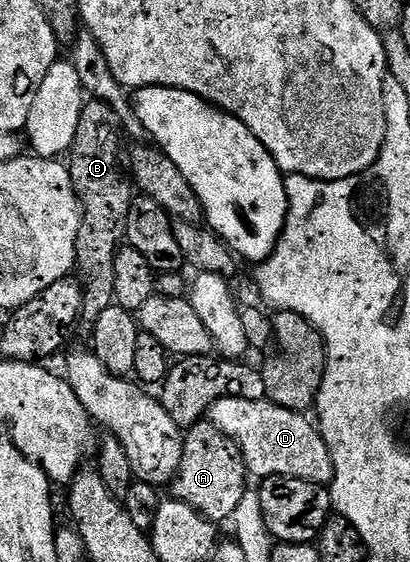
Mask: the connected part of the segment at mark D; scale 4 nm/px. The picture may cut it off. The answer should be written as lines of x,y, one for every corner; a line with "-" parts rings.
224,398
210,407
208,420
213,427
219,428
229,440
234,441
242,451
247,473
251,477
265,478
267,476
291,476
304,478
313,484
329,486
334,481
334,467
328,446
321,432
313,423
306,421
301,412
284,410
284,406
276,406
269,400
245,400
244,398

